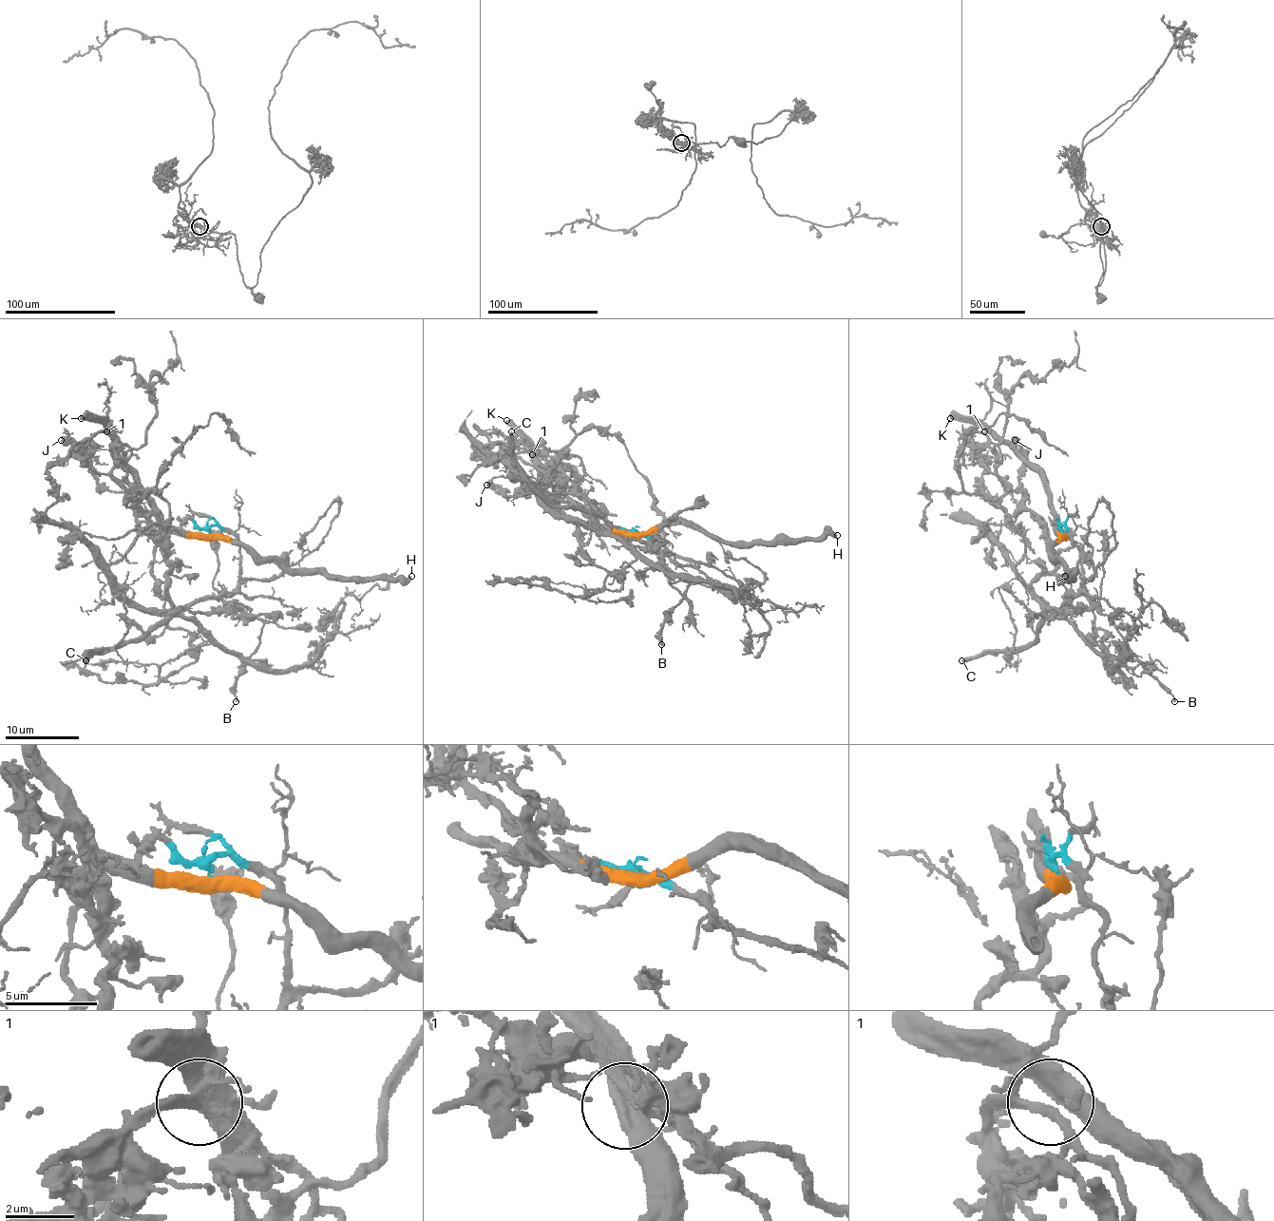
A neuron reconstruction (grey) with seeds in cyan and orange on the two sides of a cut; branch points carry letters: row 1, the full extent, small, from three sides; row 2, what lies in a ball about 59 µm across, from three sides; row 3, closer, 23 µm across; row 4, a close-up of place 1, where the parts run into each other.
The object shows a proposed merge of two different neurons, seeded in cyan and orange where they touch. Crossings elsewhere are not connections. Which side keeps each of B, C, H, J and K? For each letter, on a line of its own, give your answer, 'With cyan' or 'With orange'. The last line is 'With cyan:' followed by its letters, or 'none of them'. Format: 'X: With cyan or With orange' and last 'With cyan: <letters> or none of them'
B: With cyan
C: With cyan
H: With orange
J: With cyan
K: With orange
With cyan: B, C, J

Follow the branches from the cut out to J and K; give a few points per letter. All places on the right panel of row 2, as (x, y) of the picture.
J: (1065, 534), (1081, 552), (1075, 612), (1032, 585), (1055, 550), (1024, 505), (1015, 439)
K: (1065, 534), (1057, 528), (1052, 493), (1044, 480), (978, 425), (950, 417)

